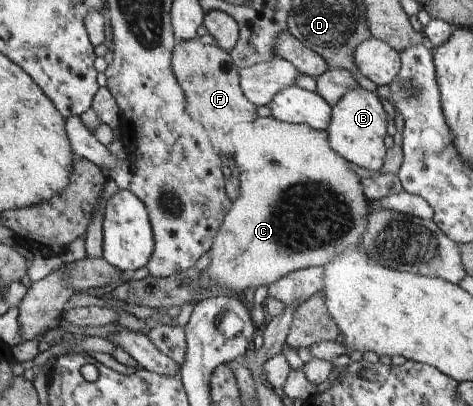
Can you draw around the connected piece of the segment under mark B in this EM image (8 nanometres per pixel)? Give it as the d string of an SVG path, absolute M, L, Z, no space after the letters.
M358 86L348 91L331 110L327 128L330 146L350 163L354 162L366 170L380 170L387 153L384 145L386 116L380 99L369 90Z

